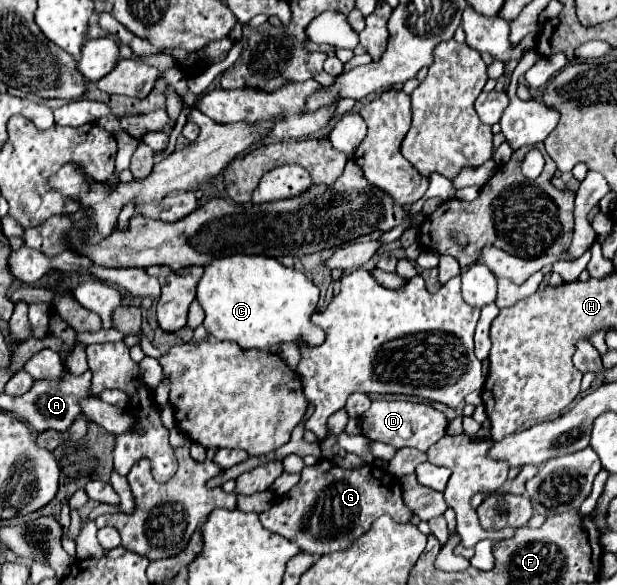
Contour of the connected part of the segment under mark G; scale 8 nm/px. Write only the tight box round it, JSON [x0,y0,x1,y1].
[260,459,414,557]

